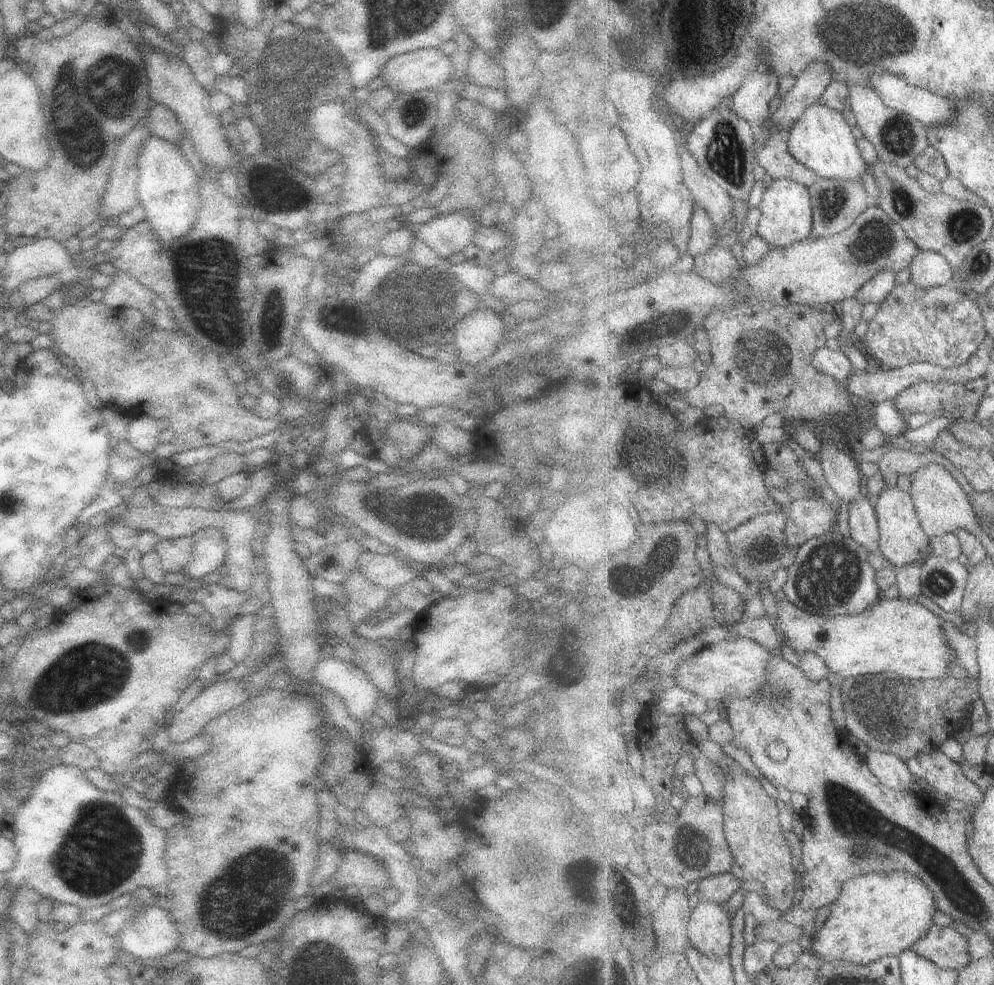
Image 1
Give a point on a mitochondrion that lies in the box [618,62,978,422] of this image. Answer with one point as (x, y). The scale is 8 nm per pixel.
(762, 343)

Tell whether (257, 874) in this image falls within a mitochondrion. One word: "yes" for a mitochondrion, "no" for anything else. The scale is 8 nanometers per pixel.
yes

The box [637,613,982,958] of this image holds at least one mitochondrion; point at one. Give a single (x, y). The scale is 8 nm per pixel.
(861, 824)

